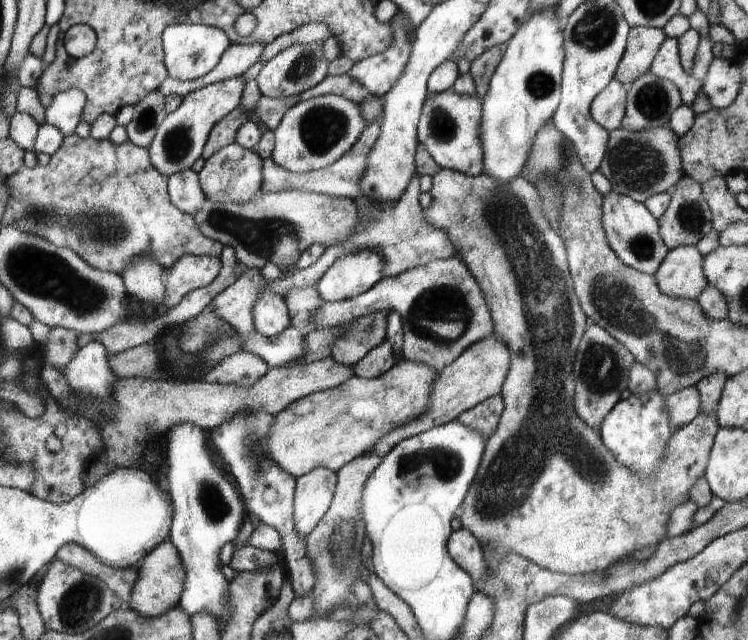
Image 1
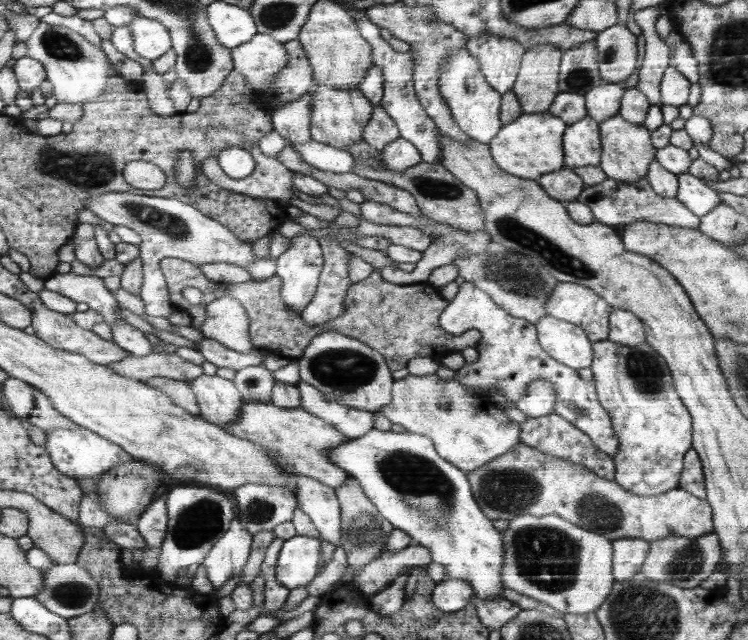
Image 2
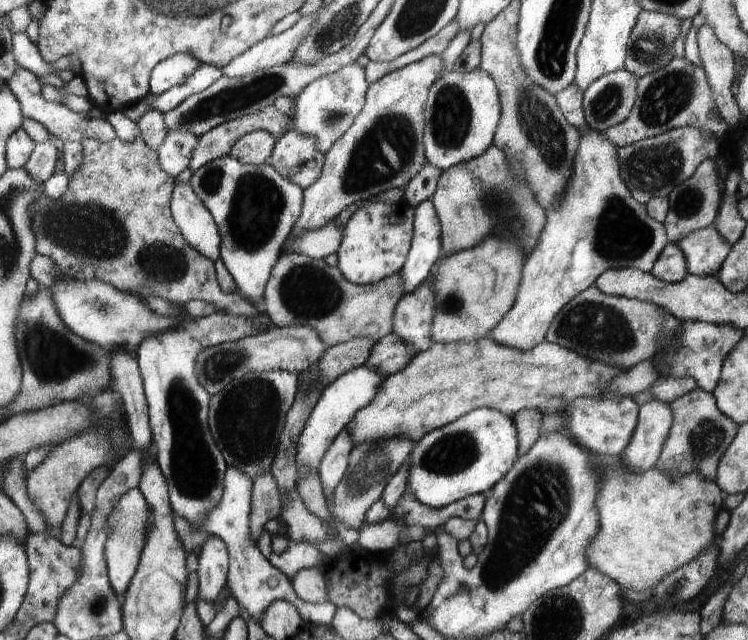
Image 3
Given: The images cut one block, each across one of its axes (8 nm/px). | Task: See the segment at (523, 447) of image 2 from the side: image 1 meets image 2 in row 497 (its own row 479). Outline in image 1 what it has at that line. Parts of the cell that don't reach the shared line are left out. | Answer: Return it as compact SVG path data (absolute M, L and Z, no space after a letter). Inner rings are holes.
M442 169L438 174L432 176L432 187L429 190L432 202L429 207L422 208L426 220L442 228L452 244L456 246L456 252L464 263L470 268L474 280L482 287L483 294L486 296L487 305L490 307L491 314L495 320L495 334L502 338L511 350L512 362L511 372L508 373L507 380L504 381L502 398L506 403L503 416L500 417L499 426L494 434L487 438L487 448L480 465L478 476L467 494L458 516L462 524L462 529L468 529L477 538L479 545L494 558L506 556L508 553L516 552L522 558L538 564L542 568L550 571L560 572L560 574L590 574L604 573L614 565L623 563L634 557L640 550L651 549L658 546L661 542L668 539L668 525L671 524L671 514L675 512L684 502L688 502L691 497L692 489L707 474L707 465L711 458L711 449L714 446L716 433L719 430L719 423L716 416L710 414L699 414L694 421L689 422L681 429L676 429L672 433L671 440L668 441L666 456L660 462L655 474L650 474L644 478L644 474L636 474L634 470L628 470L622 466L615 455L604 446L603 438L598 430L592 430L583 419L580 418L575 408L575 362L576 350L579 349L580 340L586 332L586 312L583 310L579 297L575 293L574 276L570 271L570 263L567 261L567 247L564 246L563 237L552 227L551 220L544 214L544 202L540 198L536 186L531 181L520 174L508 184L496 182L496 178L490 178L488 174L482 173L478 176L462 174L460 171Z

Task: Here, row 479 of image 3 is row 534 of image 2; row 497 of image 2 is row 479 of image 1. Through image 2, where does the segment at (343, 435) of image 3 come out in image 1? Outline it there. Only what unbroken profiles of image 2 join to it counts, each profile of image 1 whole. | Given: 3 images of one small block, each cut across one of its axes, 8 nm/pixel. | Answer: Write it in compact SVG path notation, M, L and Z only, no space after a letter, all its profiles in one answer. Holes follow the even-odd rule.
M324 467L311 470L295 486L295 522L306 536L330 506L337 483L337 472Z

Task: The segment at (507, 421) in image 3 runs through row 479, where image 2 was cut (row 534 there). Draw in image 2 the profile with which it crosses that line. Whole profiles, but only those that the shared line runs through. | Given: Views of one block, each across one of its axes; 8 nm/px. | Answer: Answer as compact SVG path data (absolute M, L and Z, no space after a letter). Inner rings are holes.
M372 428L364 436L358 438L352 438L346 443L340 444L339 447L334 448L328 452L328 459L332 463L339 465L340 468L343 468L344 471L350 473L351 477L354 477L362 485L362 489L367 493L368 499L376 505L376 508L379 509L379 513L386 519L391 521L394 525L394 528L398 528L408 533L414 540L414 543L417 545L424 546L429 552L430 557L432 557L432 562L442 564L444 570L446 570L446 576L450 578L462 578L466 580L472 590L474 590L474 598L482 598L482 600L494 600L503 596L503 590L506 586L503 583L503 564L504 564L504 539L503 533L498 531L494 524L492 523L491 517L488 517L486 513L483 512L483 509L480 508L478 501L475 499L475 495L472 492L471 481L467 476L467 473L463 469L458 468L455 464L452 464L449 460L444 460L444 457L441 457L438 453L438 450L435 448L435 443L429 436L422 436L422 434L416 434L412 432L394 432L388 430L388 432L382 432L382 430L376 430Z

